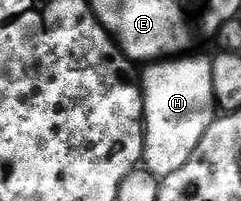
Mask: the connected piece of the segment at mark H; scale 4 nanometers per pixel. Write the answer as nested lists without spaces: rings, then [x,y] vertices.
[[[164,58],[151,62],[141,72],[143,90],[143,159],[145,168],[158,178],[181,170],[193,158],[205,130],[217,119],[217,105],[213,94],[213,70],[211,60],[183,60],[187,58]]]

